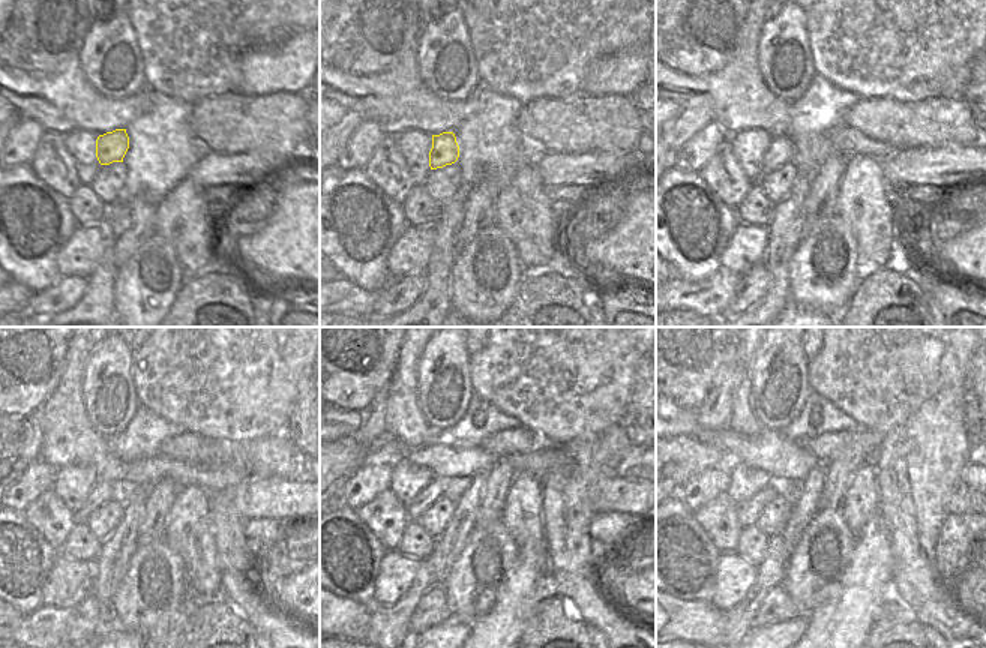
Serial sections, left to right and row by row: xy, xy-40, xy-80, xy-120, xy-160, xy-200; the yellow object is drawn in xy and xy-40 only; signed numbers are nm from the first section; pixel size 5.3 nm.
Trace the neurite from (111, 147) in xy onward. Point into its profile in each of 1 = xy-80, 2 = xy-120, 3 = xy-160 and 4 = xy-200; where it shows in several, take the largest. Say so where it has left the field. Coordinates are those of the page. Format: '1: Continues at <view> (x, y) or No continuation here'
1: Continues at xy-80 (781, 150)
2: Continues at xy-120 (102, 491)
3: Continues at xy-160 (426, 497)
4: Continues at xy-200 (748, 513).

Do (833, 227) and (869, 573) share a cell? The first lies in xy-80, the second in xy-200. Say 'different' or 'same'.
different

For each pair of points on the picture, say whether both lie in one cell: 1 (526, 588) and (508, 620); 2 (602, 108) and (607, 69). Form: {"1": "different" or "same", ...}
{"1": "same", "2": "different"}

